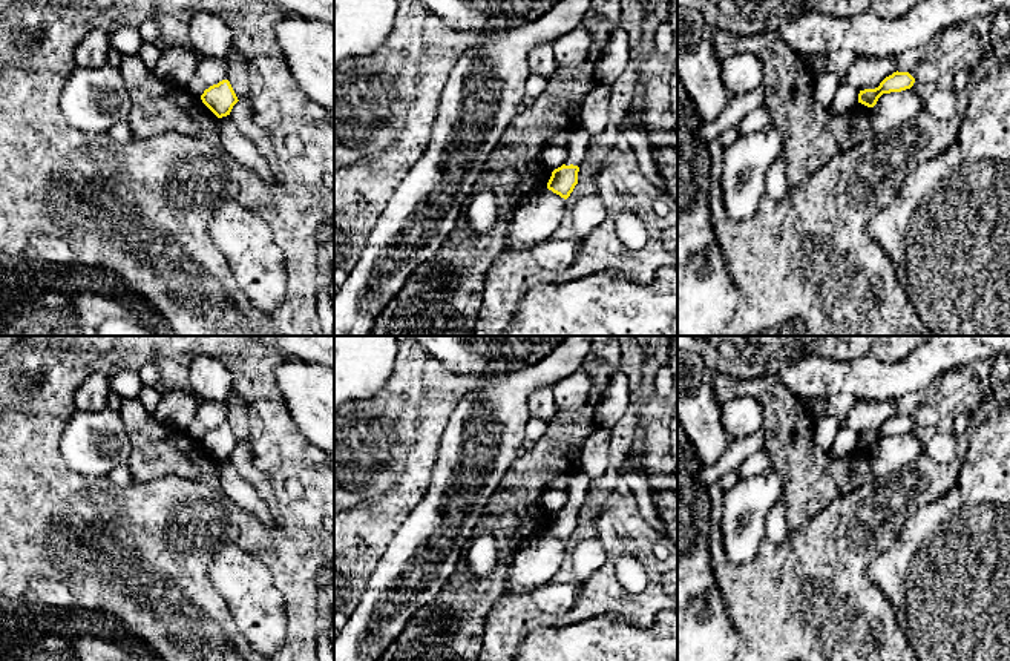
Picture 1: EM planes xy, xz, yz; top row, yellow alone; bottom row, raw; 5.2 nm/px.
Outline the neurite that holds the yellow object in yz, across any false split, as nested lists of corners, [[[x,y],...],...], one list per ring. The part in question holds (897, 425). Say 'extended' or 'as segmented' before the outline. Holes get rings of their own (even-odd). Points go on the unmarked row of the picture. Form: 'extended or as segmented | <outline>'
as segmented | [[[897,414],[892,419],[886,420],[878,431],[860,434],[858,446],[867,451],[874,451],[883,437],[901,436],[910,432],[913,426],[915,422],[909,416]]]

